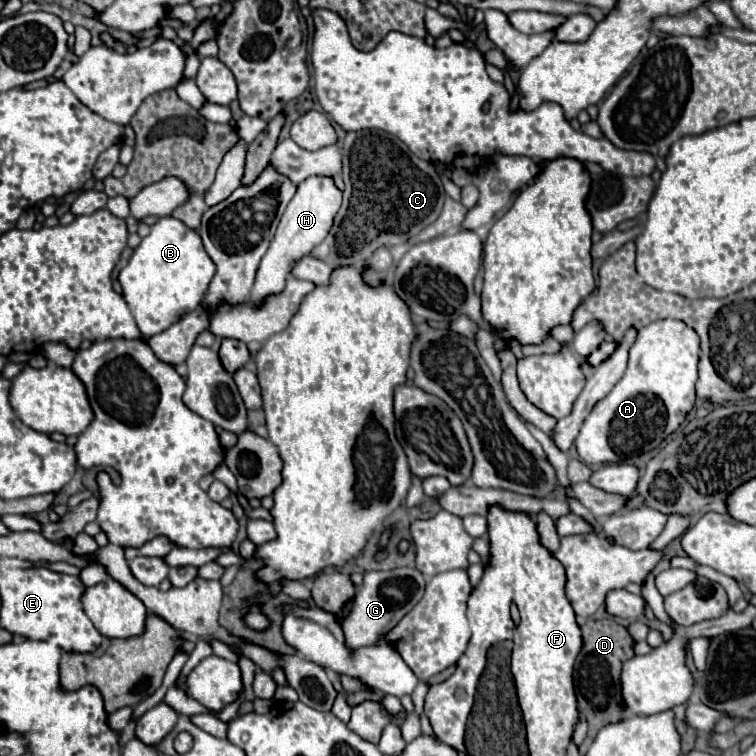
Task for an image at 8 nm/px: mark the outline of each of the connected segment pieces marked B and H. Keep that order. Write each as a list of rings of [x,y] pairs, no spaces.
[[[164,216],[152,226],[152,232],[142,238],[128,264],[120,270],[118,282],[140,332],[144,336],[154,336],[202,304],[214,272],[216,266],[206,254],[202,238],[180,220]]]
[[[312,176],[298,184],[298,192],[290,200],[290,204],[276,228],[276,236],[272,238],[270,248],[264,254],[264,258],[256,270],[256,280],[254,280],[248,304],[262,306],[266,296],[280,294],[284,290],[286,280],[292,272],[292,266],[296,266],[296,262],[300,262],[300,258],[308,256],[310,250],[326,238],[340,204],[342,204],[342,192],[334,186],[332,178]]]

